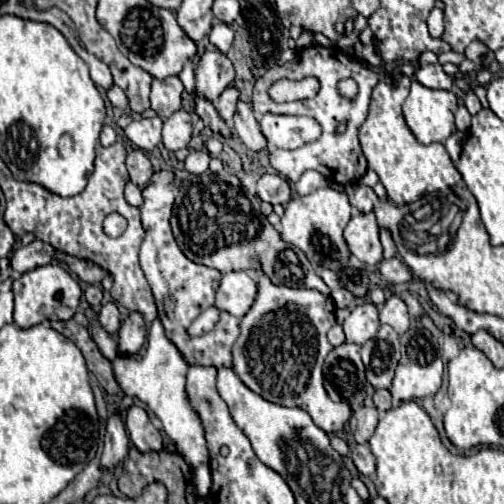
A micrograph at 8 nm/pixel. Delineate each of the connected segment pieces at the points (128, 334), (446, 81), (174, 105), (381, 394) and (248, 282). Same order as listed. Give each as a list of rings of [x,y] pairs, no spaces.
[[[138,311],[130,313],[130,317],[122,323],[118,337],[120,337],[120,343],[118,343],[120,353],[124,355],[138,353],[138,349],[144,345],[144,339],[146,339],[146,321],[142,313]]]
[[[440,63],[420,67],[414,73],[414,77],[416,77],[416,81],[420,81],[424,87],[430,87],[430,89],[450,89],[454,85],[452,77],[444,73],[444,69],[442,69]]]
[[[178,77],[158,80],[153,78],[151,83],[150,104],[151,108],[162,117],[170,117],[174,111],[182,107],[182,83]]]
[[[378,389],[378,391],[374,393],[374,405],[376,405],[376,409],[378,409],[380,413],[384,413],[384,411],[388,411],[388,409],[392,407],[390,401],[392,401],[392,399],[390,399],[390,391],[388,391],[388,389]]]
[[[248,271],[226,273],[216,291],[216,307],[240,319],[252,307],[256,293],[258,293],[256,279]]]

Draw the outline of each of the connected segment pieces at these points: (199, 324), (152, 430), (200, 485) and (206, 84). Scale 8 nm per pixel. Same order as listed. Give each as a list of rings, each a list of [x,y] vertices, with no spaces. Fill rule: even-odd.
[[[212,307],[212,309],[206,309],[196,321],[192,321],[192,325],[186,329],[186,333],[190,335],[190,337],[196,337],[196,335],[204,335],[206,331],[210,331],[214,325],[216,325],[216,321],[218,321],[218,309],[216,307]]]
[[[132,405],[128,409],[126,417],[126,429],[130,433],[132,443],[138,447],[138,451],[162,451],[162,435],[160,431],[150,423],[146,411],[138,405]]]
[[[202,464],[194,469],[194,485],[198,489],[200,495],[209,495],[212,485],[212,475],[210,467],[207,464]]]
[[[204,51],[196,65],[196,91],[214,101],[230,81],[234,81],[230,59],[220,51]]]

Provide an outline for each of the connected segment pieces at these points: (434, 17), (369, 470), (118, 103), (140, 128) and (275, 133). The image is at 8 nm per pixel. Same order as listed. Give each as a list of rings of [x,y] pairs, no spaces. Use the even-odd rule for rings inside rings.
[[[434,7],[432,11],[430,11],[430,15],[428,15],[428,31],[430,31],[430,35],[432,37],[442,37],[442,33],[444,33],[444,21],[442,21],[442,9],[438,9],[438,7]]]
[[[366,443],[358,445],[352,451],[352,461],[358,467],[358,471],[362,475],[366,475],[366,477],[370,477],[370,475],[376,473],[376,461],[374,461],[374,455],[372,455],[372,451],[370,451],[370,447]]]
[[[112,87],[112,89],[108,89],[108,99],[110,99],[110,103],[114,105],[114,107],[118,107],[118,109],[126,109],[128,107],[128,97],[126,97],[126,93],[120,89],[120,87]]]
[[[154,117],[154,119],[134,119],[126,129],[126,137],[140,149],[144,151],[152,151],[160,141],[162,141],[162,119]]]
[[[266,113],[260,119],[260,127],[268,145],[278,149],[298,149],[320,137],[320,125],[312,117]]]

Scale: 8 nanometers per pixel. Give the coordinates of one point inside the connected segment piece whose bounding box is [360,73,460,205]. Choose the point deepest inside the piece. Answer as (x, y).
(408, 169)

